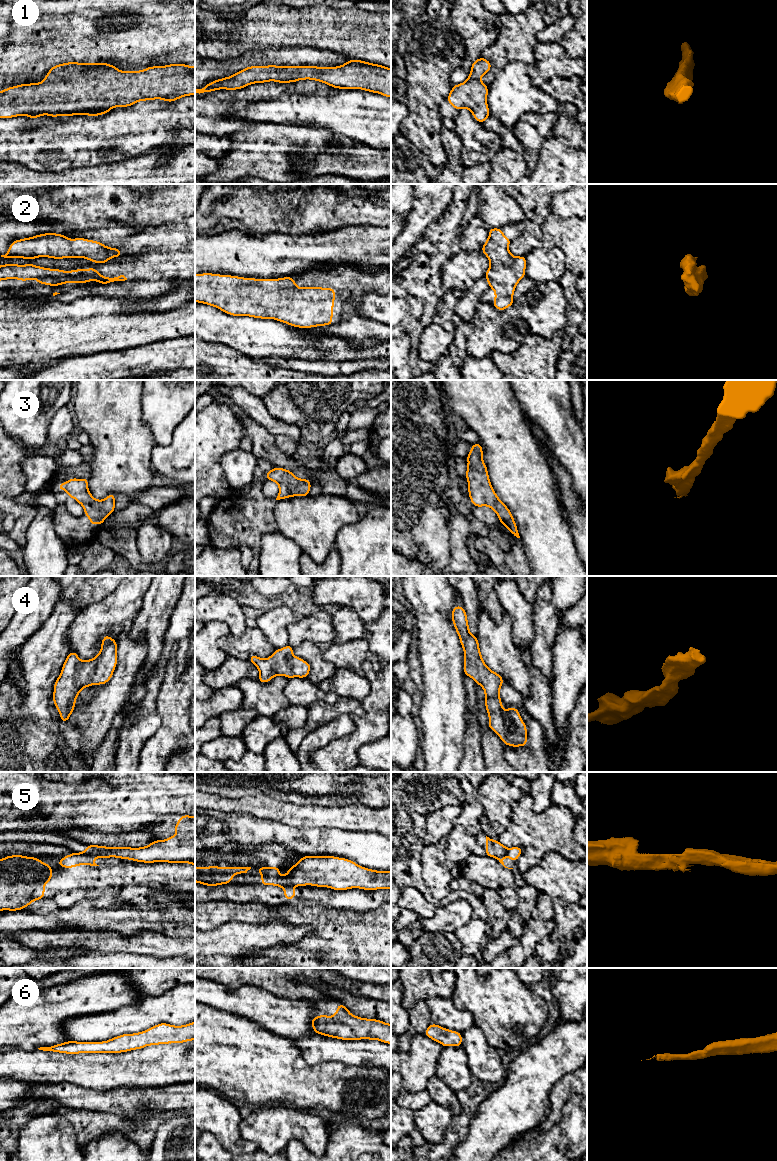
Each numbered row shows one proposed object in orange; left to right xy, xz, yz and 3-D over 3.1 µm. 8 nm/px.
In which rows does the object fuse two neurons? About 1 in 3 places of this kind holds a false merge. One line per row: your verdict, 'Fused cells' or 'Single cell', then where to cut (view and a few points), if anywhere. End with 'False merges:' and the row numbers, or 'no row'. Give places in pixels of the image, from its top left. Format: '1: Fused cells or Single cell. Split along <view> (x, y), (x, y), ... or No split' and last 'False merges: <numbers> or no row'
1: Single cell. No split
2: Single cell. No split
3: Single cell. No split
4: Single cell. No split
5: Fused cells. Split along yz (507, 849), (502, 856), (496, 858)
6: Single cell. No split
False merges: 5

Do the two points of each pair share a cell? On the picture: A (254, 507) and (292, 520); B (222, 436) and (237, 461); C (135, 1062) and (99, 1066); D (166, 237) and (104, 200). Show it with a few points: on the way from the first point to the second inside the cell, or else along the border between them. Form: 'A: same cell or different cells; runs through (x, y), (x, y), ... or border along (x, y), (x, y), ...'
A: different cells; border along (276, 499), (273, 515), (277, 530)
B: different cells; border along (239, 448), (229, 450), (221, 457), (222, 473)
C: same cell; runs through (126, 1065), (108, 1065)
D: different cells; border along (177, 221), (154, 226)

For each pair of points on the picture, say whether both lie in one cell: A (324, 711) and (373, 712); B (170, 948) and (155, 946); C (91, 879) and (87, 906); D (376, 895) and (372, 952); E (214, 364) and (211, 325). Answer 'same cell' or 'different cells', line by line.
A: different cells
B: same cell
C: different cells
D: different cells
E: different cells

